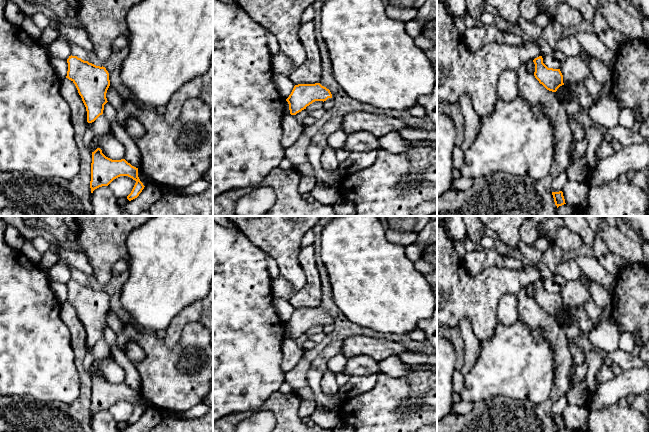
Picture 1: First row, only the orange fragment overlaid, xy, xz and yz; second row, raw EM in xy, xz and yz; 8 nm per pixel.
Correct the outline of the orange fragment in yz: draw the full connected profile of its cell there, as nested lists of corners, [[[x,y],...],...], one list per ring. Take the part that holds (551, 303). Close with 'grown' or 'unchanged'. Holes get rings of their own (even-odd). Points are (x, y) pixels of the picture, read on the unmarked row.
[[[542,280],[535,282],[533,286],[535,288],[534,300],[547,314],[556,316],[560,310],[564,309],[560,293],[548,292],[543,287]]]; unchanged

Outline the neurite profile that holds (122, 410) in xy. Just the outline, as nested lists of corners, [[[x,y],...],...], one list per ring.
[[[120,400],[120,401],[114,403],[108,409],[108,411],[111,414],[111,416],[113,417],[113,419],[117,423],[120,423],[123,421],[127,421],[131,417],[135,407],[136,407],[136,405],[128,400]]]

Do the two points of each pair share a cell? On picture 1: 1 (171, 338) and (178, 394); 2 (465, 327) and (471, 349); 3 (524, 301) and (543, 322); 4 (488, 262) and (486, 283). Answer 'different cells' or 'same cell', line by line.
1: different cells
2: same cell
3: same cell
4: different cells

